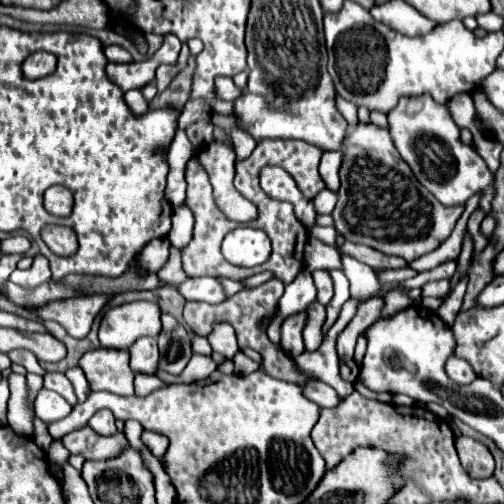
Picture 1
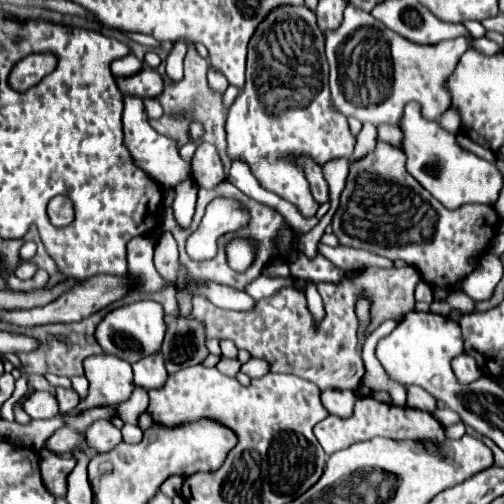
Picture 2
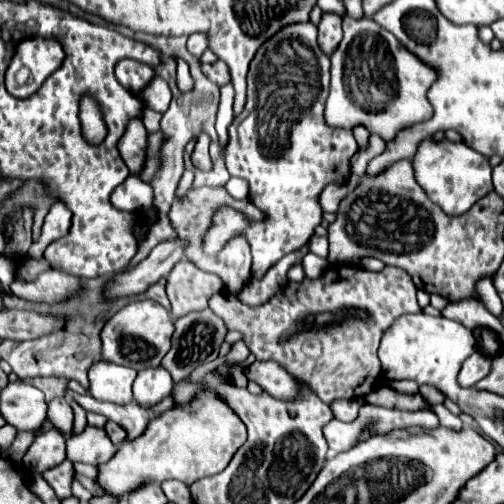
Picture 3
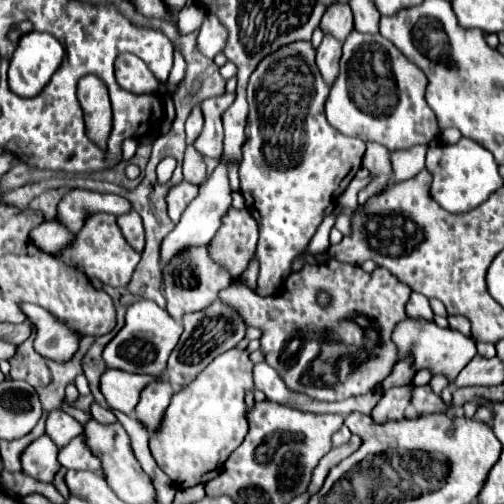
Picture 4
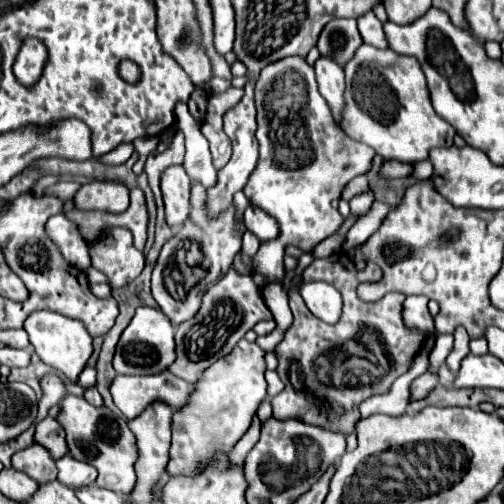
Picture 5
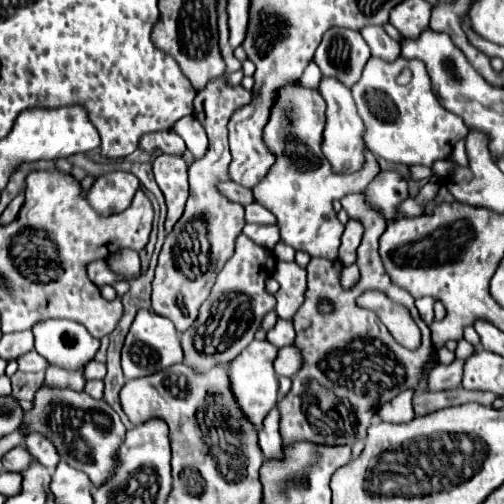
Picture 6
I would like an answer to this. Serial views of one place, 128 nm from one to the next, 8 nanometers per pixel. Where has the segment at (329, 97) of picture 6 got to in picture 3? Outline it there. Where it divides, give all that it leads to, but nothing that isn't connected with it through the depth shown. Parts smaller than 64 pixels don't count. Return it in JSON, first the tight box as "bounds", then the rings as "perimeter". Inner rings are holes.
{"bounds":[318,14,342,56],"perimeter":[[[324,14],[318,26],[318,46],[326,56],[332,56],[342,40],[342,20],[332,14]]]}

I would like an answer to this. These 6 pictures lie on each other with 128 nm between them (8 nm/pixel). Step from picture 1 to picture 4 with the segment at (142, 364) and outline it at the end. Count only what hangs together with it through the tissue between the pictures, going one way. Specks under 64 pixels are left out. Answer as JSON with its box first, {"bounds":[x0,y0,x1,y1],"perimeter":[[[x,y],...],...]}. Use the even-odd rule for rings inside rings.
{"bounds":[136,378,174,434],"perimeter":[[[166,378],[152,382],[148,388],[144,388],[144,392],[140,396],[140,404],[136,406],[136,418],[138,418],[138,422],[142,422],[142,426],[150,434],[160,430],[160,424],[162,424],[162,418],[170,404],[172,394],[174,392],[172,392],[170,384],[166,382]]]}

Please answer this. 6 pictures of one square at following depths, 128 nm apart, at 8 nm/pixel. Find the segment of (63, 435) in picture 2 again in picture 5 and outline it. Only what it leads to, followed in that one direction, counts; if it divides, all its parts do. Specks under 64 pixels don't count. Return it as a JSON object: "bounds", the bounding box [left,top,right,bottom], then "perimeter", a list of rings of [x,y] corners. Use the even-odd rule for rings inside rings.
{"bounds":[12,444,56,484],"perimeter":[[[32,444],[16,452],[12,456],[12,468],[28,474],[38,484],[52,482],[56,478],[56,462],[48,456],[48,452],[44,452],[44,448],[40,448],[40,444]]]}

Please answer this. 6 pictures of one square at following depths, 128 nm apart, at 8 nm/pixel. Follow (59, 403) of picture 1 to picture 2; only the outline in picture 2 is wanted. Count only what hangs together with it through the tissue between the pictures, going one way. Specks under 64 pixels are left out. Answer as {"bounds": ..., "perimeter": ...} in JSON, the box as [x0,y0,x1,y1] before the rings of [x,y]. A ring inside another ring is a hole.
{"bounds":[22,392,58,420],"perimeter":[[[32,392],[24,402],[22,410],[32,418],[32,420],[46,420],[54,418],[58,414],[56,408],[56,398],[50,392]]]}

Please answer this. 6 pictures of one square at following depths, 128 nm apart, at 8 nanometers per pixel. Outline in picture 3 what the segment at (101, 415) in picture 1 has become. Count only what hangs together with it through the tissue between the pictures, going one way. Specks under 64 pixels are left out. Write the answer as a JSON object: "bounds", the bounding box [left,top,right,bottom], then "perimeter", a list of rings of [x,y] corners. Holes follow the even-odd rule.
{"bounds":[66,426,116,464],"perimeter":[[[86,426],[80,434],[66,438],[66,460],[84,464],[104,464],[114,456],[116,448],[102,428]]]}

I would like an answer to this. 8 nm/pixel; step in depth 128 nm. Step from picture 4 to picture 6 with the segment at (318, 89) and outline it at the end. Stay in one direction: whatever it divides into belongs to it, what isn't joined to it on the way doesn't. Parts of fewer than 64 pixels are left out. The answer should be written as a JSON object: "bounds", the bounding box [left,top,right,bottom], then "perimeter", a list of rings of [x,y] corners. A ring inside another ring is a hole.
{"bounds":[252,84,380,260],"perimeter":[[[300,84],[284,88],[274,104],[272,116],[264,128],[264,142],[276,154],[276,164],[268,176],[252,188],[254,200],[268,208],[280,228],[280,240],[302,250],[312,258],[336,260],[340,236],[344,226],[336,218],[332,200],[340,200],[346,194],[362,192],[368,182],[380,172],[380,166],[372,152],[368,152],[368,164],[354,174],[334,174],[328,160],[320,152],[320,136],[324,132],[324,98],[316,90],[306,90]]]}

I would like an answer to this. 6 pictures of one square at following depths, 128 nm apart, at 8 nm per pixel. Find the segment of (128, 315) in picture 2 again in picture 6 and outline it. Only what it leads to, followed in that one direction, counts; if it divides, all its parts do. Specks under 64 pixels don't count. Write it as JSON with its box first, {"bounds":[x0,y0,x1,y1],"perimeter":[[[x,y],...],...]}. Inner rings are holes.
{"bounds":[122,310,184,380],"perimeter":[[[138,310],[136,320],[126,336],[124,348],[122,348],[122,370],[126,380],[134,380],[134,378],[142,378],[142,376],[150,376],[154,372],[166,370],[172,364],[182,362],[184,354],[182,354],[182,346],[180,346],[180,336],[174,328],[174,324],[164,318],[158,316],[150,310]]]}

